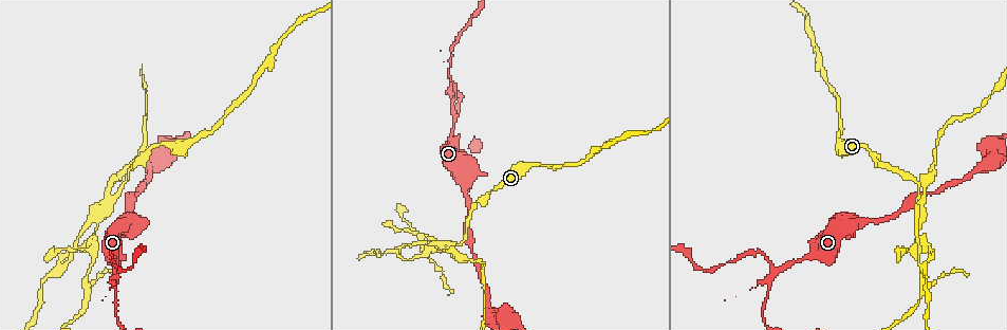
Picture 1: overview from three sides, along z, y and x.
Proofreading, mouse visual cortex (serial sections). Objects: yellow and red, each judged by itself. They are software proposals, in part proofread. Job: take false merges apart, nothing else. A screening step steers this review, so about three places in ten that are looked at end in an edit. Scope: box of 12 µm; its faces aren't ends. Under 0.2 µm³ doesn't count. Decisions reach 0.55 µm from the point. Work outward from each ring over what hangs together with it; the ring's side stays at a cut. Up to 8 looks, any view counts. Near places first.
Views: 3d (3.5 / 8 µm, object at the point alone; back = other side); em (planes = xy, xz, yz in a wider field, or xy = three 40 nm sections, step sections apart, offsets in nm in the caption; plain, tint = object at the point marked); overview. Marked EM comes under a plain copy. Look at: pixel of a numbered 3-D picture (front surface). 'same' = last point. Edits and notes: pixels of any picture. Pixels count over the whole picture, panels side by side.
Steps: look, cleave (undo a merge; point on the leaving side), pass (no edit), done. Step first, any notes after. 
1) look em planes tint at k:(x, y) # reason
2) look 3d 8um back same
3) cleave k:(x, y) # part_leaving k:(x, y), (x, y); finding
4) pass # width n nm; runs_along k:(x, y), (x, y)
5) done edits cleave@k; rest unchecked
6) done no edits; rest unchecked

look 3d 3.5um at 1:(775, 268) # branch point

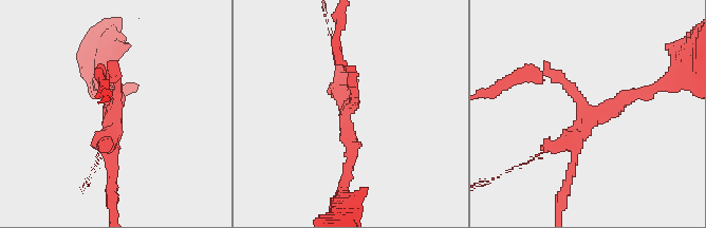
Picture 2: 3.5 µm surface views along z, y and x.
pass # runs_along 2:(653, 88), (591, 114), (544, 72); one cell here

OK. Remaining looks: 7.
look em xy step 5 tint at 1:(838, 137) # thick turns thin

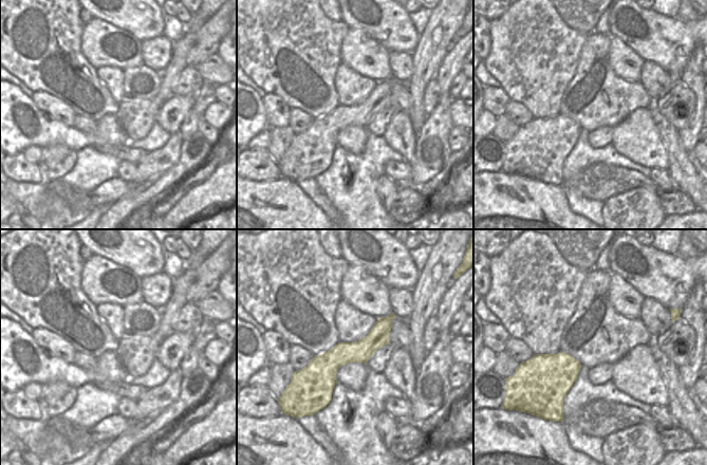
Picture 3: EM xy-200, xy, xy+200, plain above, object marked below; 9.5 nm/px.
look 3d 3.5um same # wider look

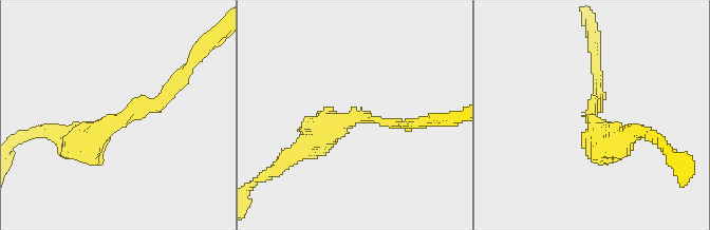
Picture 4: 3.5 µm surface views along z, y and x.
pass # arm_widths 150, 450 nm; runs_along 3:(388, 319), (311, 380); one cell here

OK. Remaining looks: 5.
look 3d 3.5um at 1:(113, 200) # sharp bend

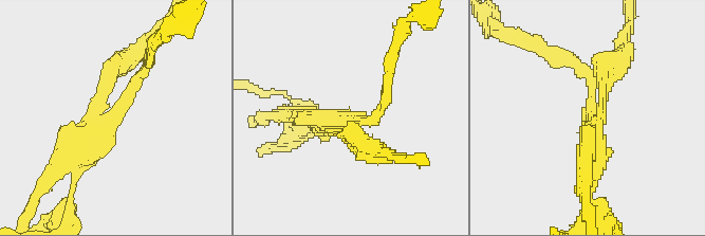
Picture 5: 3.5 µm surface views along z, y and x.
look em xy step 3 tint at 5:(587, 117) # arms 3; arm_widths 150, 250, 350 nm; need the tissue

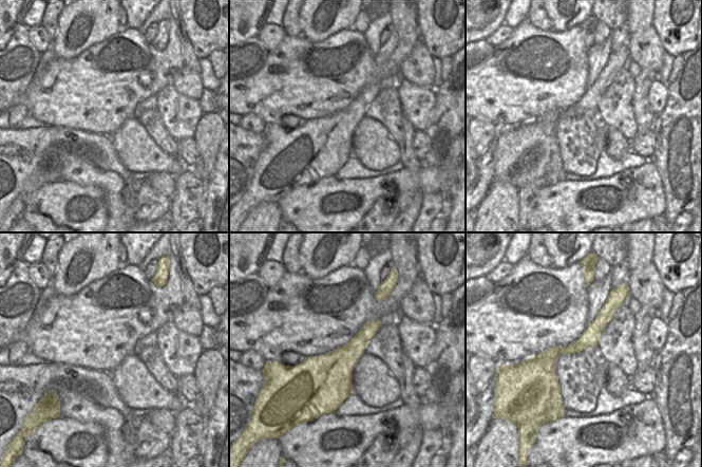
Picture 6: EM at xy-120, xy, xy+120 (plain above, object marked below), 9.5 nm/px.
cleave 5:(612, 73) # part_leaving 5:(74, 174), (74, 189), (65, 219); two cells meet here

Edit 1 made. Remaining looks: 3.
done edits cleave@5; rest unchecked

